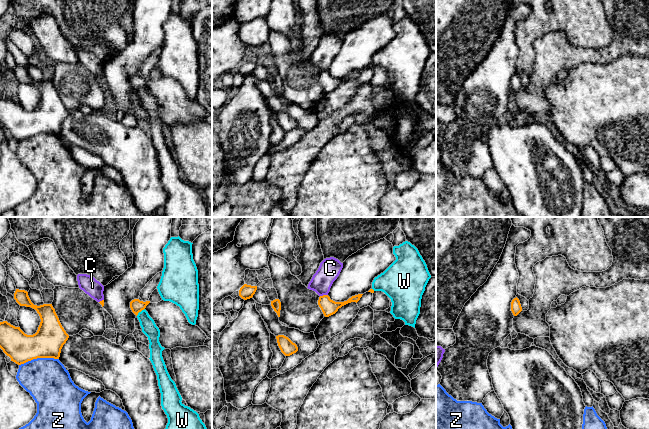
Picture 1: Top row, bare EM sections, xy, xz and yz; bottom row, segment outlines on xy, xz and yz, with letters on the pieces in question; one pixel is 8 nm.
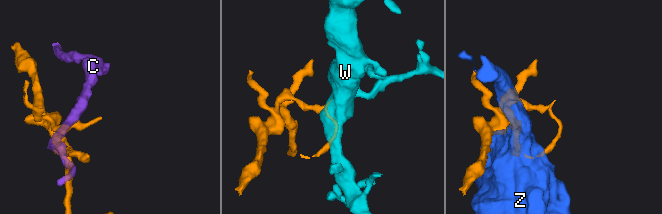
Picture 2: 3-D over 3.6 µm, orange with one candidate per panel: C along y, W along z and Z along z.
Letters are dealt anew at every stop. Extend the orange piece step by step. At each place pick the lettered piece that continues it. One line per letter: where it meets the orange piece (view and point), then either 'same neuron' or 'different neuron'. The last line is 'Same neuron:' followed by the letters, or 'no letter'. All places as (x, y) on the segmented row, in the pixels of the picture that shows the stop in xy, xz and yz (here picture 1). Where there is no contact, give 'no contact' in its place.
C: xz (323, 295) | different neuron
W: xy (140, 311) | different neuron
Z: xy (38, 357) | different neuron
Same neuron: no letter

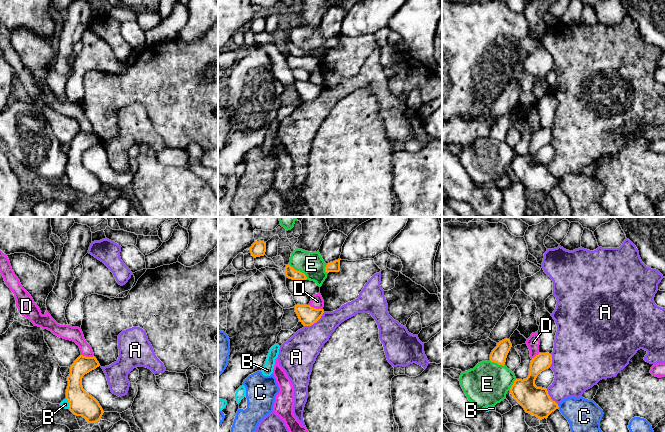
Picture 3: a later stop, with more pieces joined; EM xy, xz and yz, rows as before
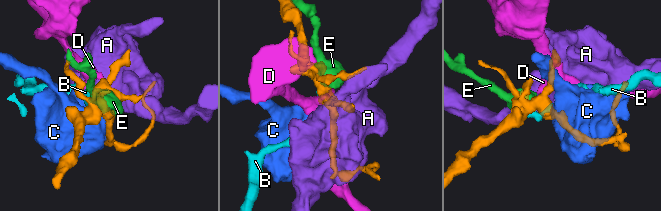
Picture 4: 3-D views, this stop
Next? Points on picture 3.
A: xz (314, 322) | different neuron
B: xy (69, 403) | different neuron
C: yz (558, 406) | different neuron
D: xz (315, 308) | different neuron
E: xz (298, 271) | different neuron
Same neuron: no letter

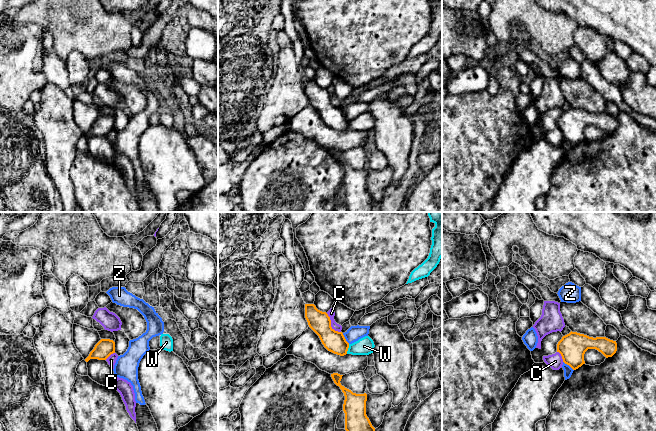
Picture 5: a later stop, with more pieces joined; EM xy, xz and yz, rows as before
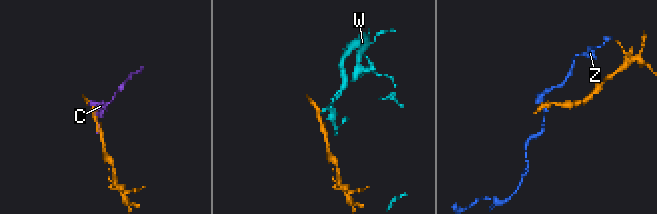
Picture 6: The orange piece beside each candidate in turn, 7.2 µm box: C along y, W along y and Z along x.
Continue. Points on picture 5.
C: xz (330, 324) | different neuron
W: xz (347, 349) | different neuron
Z: xz (344, 338) | different neuron
Same neuron: no letter

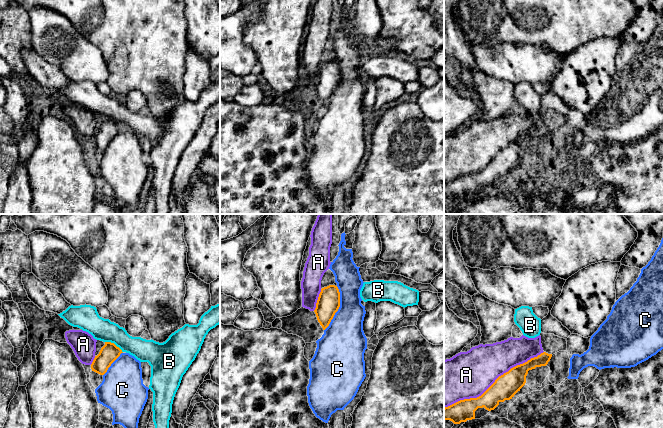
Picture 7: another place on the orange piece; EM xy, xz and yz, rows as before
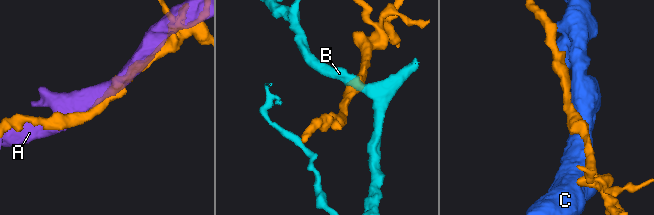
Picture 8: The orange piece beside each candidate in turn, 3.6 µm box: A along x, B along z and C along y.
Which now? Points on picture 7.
A: yz (494, 382) | different neuron
B: xy (113, 343) | different neuron
C: xz (338, 308) | different neuron
Same neuron: no letter

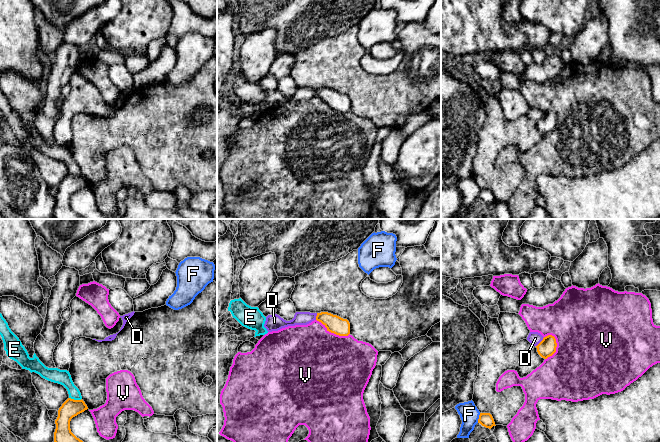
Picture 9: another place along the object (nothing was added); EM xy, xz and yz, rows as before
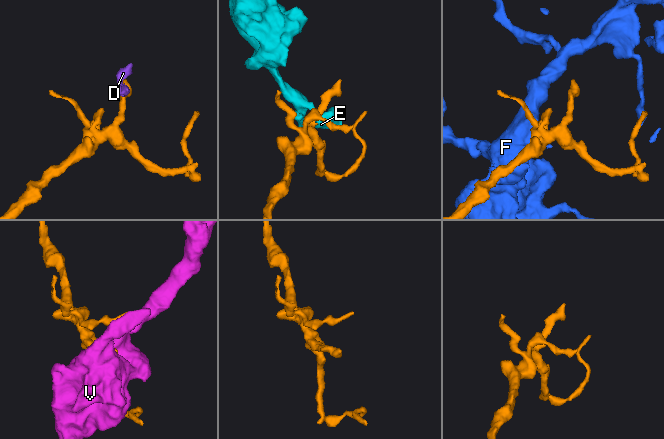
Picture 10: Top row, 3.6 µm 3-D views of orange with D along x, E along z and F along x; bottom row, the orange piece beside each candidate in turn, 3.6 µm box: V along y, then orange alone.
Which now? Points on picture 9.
D: yz (540, 342) | different neuron
E: xy (75, 400) | different neuron
F: yz (479, 418) | different neuron
V: xz (333, 332) | different neuron
Same neuron: no letter

